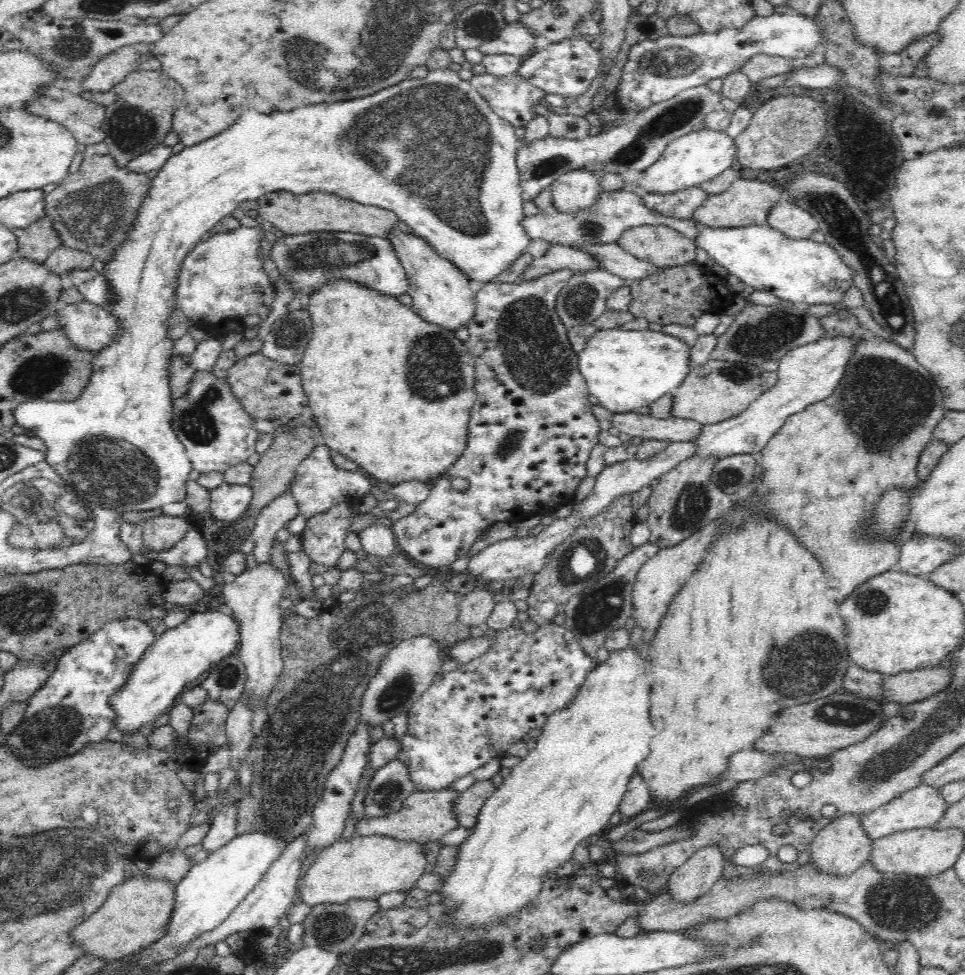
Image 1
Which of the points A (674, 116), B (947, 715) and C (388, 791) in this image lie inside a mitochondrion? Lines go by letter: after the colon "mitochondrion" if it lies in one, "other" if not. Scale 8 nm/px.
A: mitochondrion
B: mitochondrion
C: mitochondrion

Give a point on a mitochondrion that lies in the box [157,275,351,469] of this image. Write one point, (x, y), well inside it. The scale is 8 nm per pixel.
(196, 423)

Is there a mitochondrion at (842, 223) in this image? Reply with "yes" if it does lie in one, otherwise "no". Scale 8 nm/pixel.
yes

